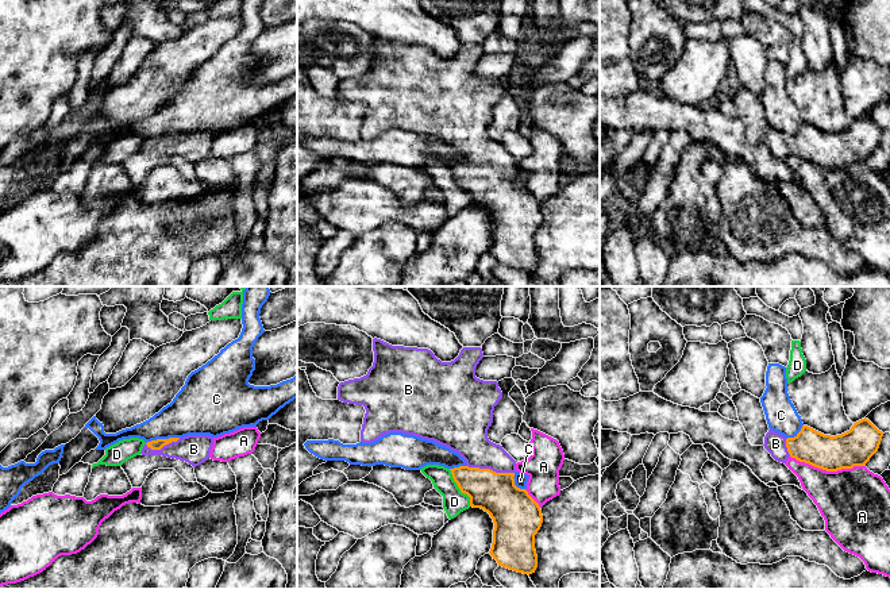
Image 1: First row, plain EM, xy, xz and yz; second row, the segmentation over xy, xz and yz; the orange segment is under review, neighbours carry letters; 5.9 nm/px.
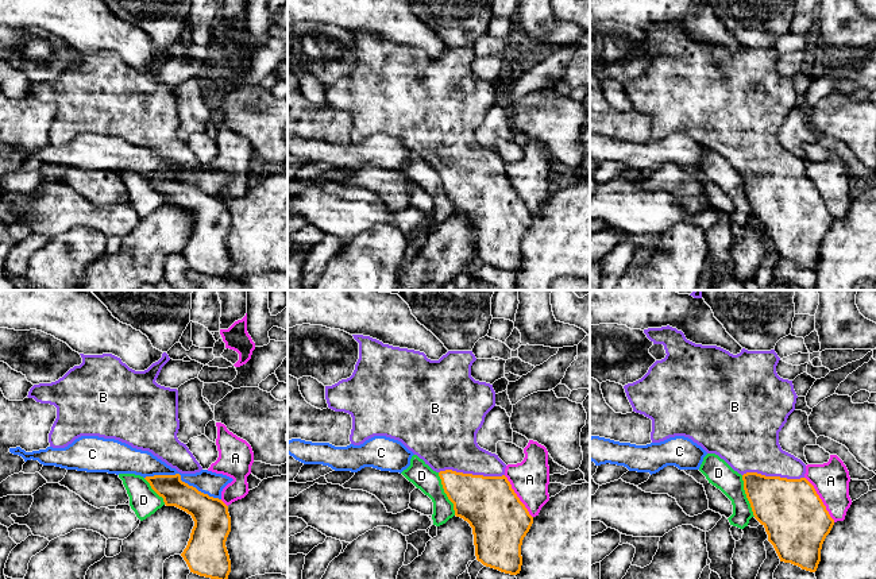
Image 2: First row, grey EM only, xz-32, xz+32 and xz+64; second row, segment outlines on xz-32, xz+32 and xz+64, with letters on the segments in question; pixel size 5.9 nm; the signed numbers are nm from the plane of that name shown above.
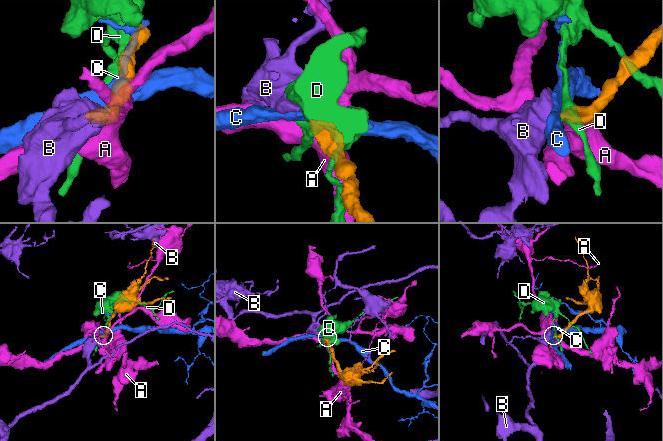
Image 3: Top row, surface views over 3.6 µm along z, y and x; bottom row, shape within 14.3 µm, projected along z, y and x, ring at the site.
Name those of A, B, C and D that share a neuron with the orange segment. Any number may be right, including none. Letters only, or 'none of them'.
B

